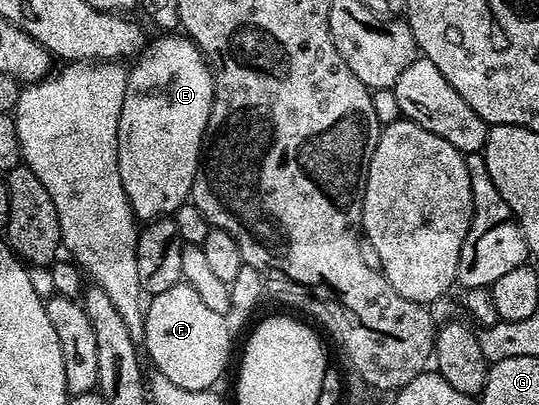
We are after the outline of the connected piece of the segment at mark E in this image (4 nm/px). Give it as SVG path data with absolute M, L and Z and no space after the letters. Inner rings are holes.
M168 32L156 43L147 45L143 52L131 63L128 71L128 83L126 84L126 100L122 100L122 116L118 120L118 140L120 141L120 151L118 152L118 172L122 176L122 188L132 205L132 213L140 220L155 220L165 216L175 215L176 210L189 201L192 192L192 181L196 179L196 172L200 168L202 157L202 147L206 141L208 132L208 121L212 111L212 101L214 100L214 84L212 83L212 70L208 66L208 61L204 54L192 42L191 38L180 32Z

